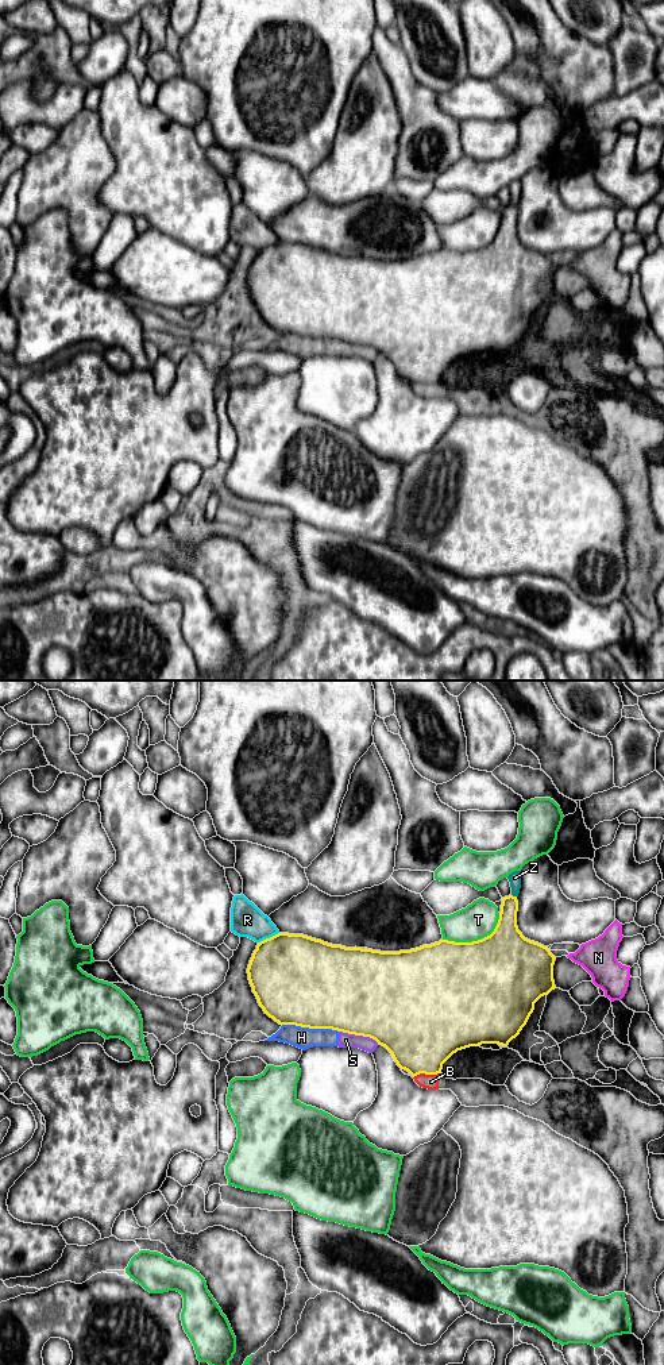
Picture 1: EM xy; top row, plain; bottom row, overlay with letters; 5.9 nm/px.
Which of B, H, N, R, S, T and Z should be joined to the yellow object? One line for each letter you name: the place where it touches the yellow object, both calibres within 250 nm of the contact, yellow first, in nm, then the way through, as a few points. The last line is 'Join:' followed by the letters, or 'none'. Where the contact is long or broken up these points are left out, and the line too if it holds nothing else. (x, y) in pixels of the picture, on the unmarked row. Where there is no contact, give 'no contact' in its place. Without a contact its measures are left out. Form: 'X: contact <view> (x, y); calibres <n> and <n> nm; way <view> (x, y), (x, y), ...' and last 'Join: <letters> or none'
Join: none

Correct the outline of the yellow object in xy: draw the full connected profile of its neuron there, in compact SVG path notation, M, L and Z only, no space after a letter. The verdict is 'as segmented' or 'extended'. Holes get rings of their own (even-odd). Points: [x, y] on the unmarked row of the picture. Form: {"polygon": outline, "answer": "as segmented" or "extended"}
{"polygon": "M505 205L498 232L490 244L472 251L440 248L399 261L345 257L304 243L278 242L258 251L247 277L248 289L265 323L279 333L370 346L385 355L397 374L412 385L437 383L458 359L482 352L507 355L526 333L534 312L556 297L556 266L547 255L522 244L517 235L517 220L517 205Z", "answer": "as segmented"}

